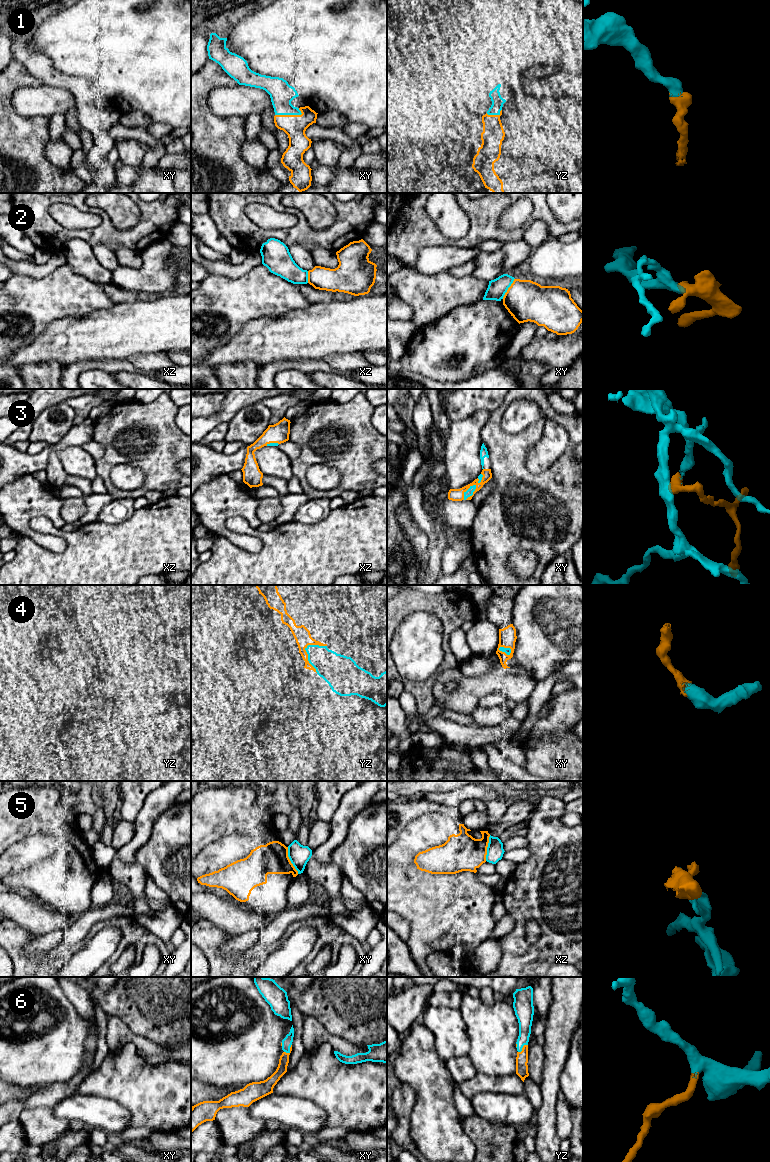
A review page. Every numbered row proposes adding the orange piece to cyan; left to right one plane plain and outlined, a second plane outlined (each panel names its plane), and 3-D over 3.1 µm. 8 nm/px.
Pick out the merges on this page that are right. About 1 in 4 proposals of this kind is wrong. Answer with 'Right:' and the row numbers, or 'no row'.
Right: 1, 3, 4, 6

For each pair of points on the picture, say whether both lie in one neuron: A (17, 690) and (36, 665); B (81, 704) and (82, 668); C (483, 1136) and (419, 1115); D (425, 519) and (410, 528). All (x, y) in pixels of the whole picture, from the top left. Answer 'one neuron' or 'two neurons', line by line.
A: two neurons
B: two neurons
C: two neurons
D: two neurons

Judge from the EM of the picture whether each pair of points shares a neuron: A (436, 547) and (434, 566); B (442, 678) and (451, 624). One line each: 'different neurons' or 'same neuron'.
A: same neuron
B: different neurons

